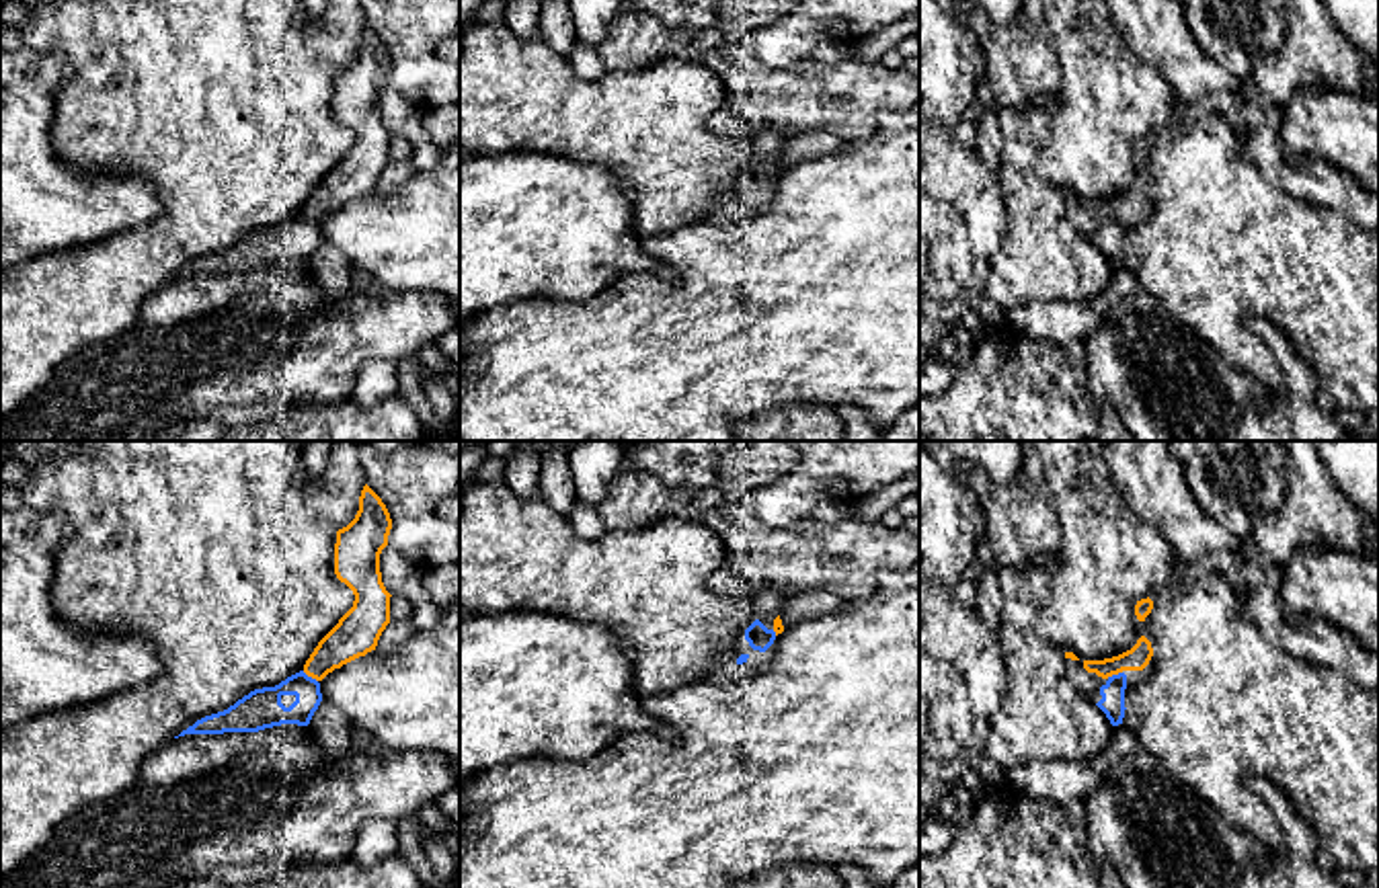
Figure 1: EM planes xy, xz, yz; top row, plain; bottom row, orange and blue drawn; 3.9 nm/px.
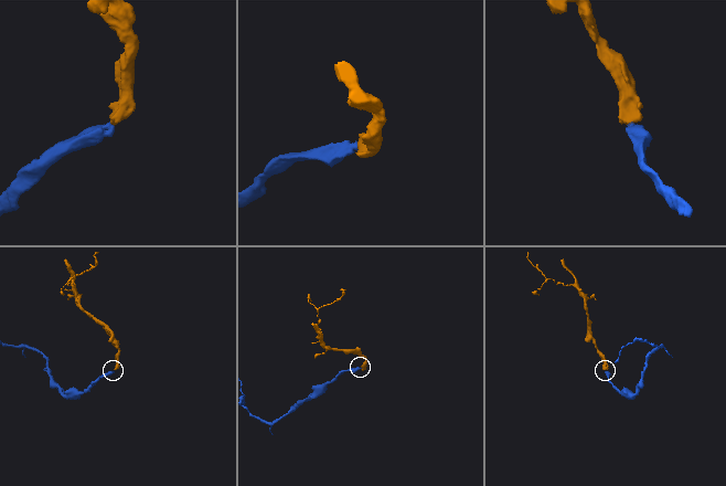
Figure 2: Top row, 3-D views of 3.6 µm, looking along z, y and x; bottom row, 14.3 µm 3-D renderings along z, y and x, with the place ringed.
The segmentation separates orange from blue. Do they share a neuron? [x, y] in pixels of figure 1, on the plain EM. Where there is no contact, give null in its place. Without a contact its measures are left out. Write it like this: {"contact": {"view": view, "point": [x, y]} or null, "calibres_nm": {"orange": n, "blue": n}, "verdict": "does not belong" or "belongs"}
{"contact": {"view": "xy", "point": [310, 216]}, "calibres_nm": {"orange": 170, "blue": 160}, "verdict": "belongs"}

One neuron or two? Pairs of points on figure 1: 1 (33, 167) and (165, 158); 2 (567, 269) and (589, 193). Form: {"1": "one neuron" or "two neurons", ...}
{"1": "two neurons", "2": "one neuron"}

